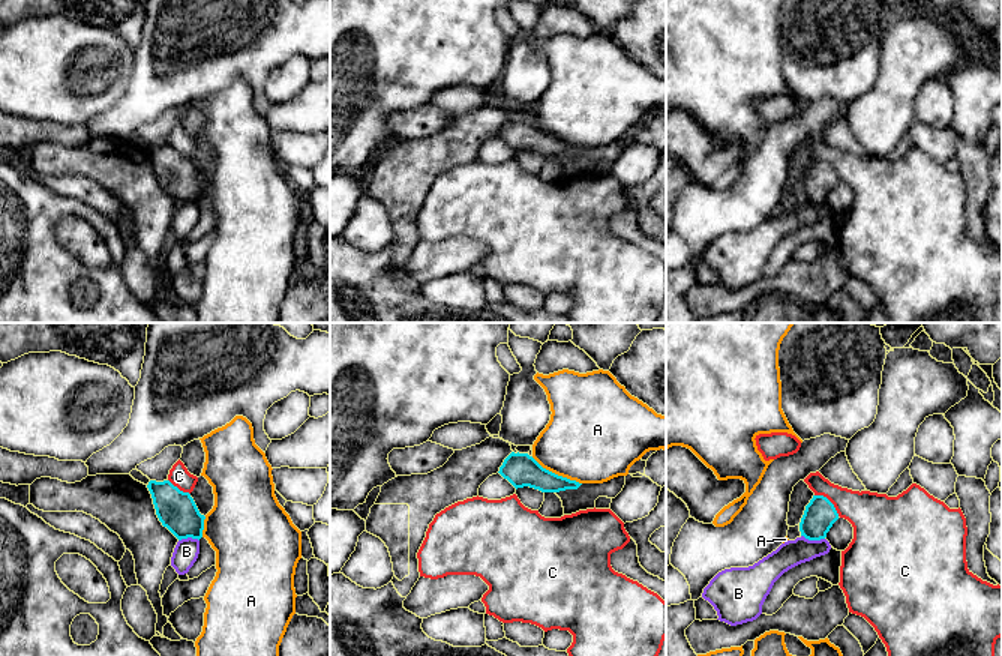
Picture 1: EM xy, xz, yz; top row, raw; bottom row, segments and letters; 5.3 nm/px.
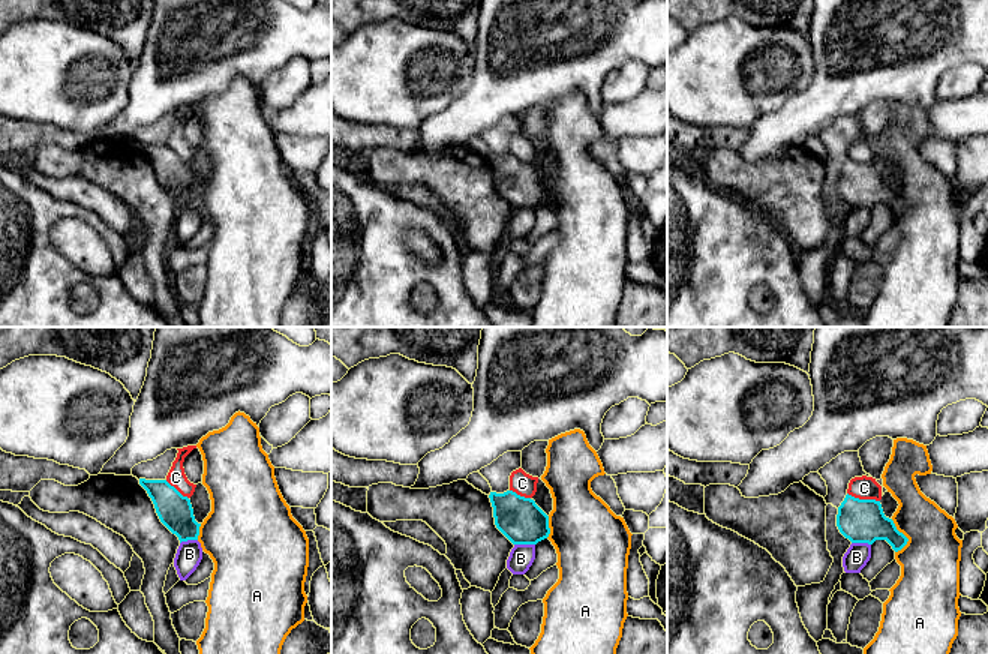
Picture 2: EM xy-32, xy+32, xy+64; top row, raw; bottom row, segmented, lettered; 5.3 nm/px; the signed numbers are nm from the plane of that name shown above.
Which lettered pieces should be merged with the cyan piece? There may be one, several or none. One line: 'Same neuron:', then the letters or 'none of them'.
Same neuron: none of them

